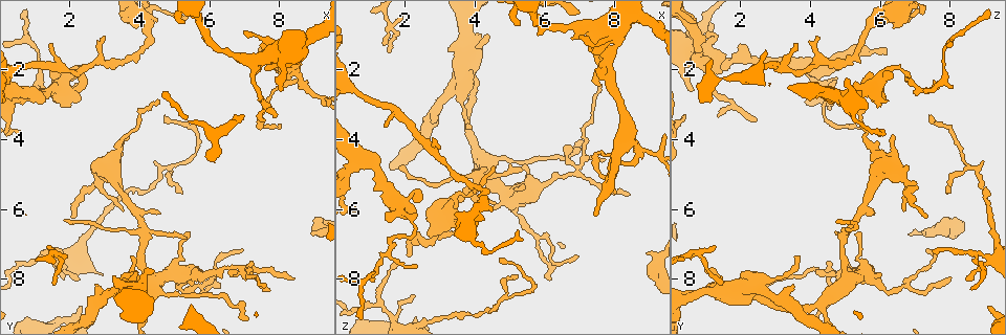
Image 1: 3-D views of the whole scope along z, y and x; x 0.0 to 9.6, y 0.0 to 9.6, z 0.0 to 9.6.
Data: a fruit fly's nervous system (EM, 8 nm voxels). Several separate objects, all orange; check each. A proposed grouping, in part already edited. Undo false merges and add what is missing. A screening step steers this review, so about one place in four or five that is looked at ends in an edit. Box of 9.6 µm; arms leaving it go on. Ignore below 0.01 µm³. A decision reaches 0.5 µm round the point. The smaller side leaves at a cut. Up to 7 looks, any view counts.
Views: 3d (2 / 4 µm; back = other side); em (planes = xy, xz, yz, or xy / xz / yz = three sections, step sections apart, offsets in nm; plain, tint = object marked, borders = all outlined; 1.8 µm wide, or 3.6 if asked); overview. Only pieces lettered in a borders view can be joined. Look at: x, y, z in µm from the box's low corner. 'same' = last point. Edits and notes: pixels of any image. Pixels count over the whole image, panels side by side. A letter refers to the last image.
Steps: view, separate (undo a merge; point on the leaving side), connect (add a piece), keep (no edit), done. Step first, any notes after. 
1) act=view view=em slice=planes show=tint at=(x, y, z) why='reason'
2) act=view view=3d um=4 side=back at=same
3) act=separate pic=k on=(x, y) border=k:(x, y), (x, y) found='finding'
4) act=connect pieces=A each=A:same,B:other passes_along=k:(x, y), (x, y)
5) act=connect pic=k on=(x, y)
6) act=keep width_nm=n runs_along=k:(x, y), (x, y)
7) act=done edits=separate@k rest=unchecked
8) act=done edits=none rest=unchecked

act=view view=3d um=2 at=(4.05, 6.55, 5.05) why='three-way junction'

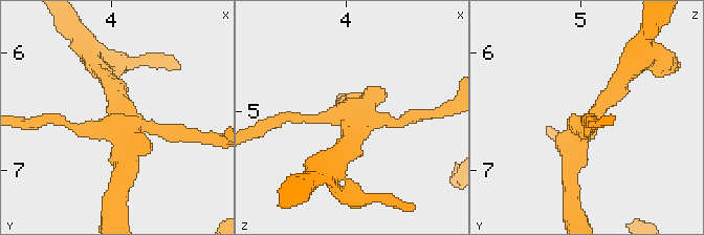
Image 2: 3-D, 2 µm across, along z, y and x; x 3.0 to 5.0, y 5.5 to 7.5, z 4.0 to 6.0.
act=view view=em slice=yz step=16 show=tint at=(4.04, 6.60, 5.02)

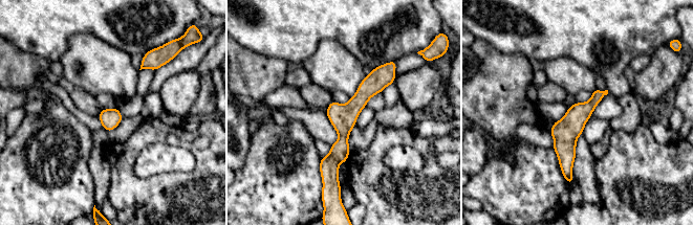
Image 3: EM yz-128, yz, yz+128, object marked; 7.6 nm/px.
act=view view=em slice=planes show=borders at=same

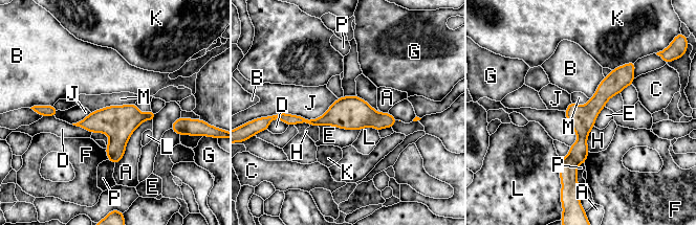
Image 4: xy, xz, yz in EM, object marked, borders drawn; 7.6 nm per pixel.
act=keep width_nm=200 each=A:other,B:other,C:other,D:other,E:other,F:other,G:other,H:other,J:other,K:other,L:other,M:other,P:other found='continuous, no second cell'

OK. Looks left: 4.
act=view view=em slice=planes show=borders at=(3.20, 7.90, 1.50) why='an open end'

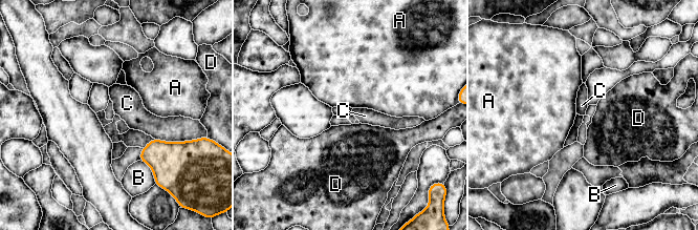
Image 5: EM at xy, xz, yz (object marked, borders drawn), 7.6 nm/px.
act=keep longest_contact=C:240nm each=A:other,B:other,C:other,D:other border=5:(155, 139), (184, 141) found='none of them fits'

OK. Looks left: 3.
act=view view=3d um=2 at=(7.00, 7.10, 7.30) why='branch stops here'

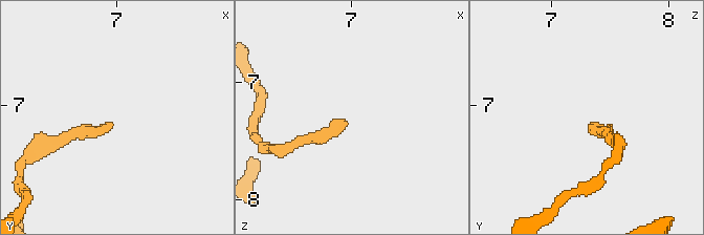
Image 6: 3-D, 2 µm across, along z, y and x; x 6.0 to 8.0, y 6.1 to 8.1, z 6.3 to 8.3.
act=view view=em slice=yz step=8 show=borders at=(6.94, 7.20, 7.32)

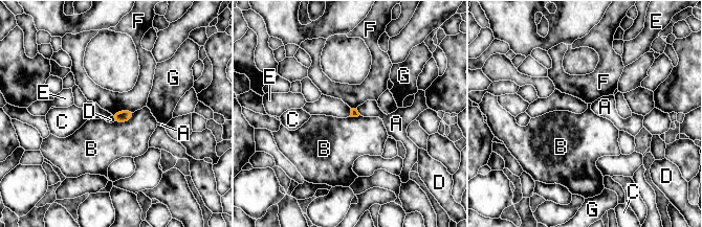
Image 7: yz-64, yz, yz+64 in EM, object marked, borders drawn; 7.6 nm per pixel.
act=keep each=A:other,B:other,C:other,D:other,E:other,F:other,G:other found='none of them fits'

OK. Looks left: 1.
act=done edits=none rest=unchecked

